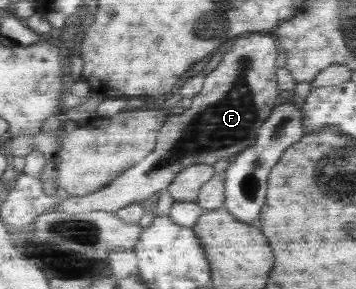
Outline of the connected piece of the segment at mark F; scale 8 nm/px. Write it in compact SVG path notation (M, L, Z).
M260 32L243 37L243 39L237 39L233 43L231 51L223 57L223 61L209 75L205 76L201 91L192 98L191 107L182 114L166 116L166 123L158 135L157 145L149 155L146 155L141 162L138 162L125 173L118 175L109 186L105 186L102 190L84 196L71 196L70 198L64 198L60 194L60 201L56 203L52 211L65 212L69 215L89 213L90 211L116 213L117 210L130 206L132 203L144 204L153 194L165 191L186 167L201 163L213 166L217 161L221 161L221 159L231 160L240 151L255 145L258 137L257 131L260 131L261 123L270 117L269 113L279 99L279 87L277 87L277 77L275 77L277 57L279 57L277 45L268 33Z

